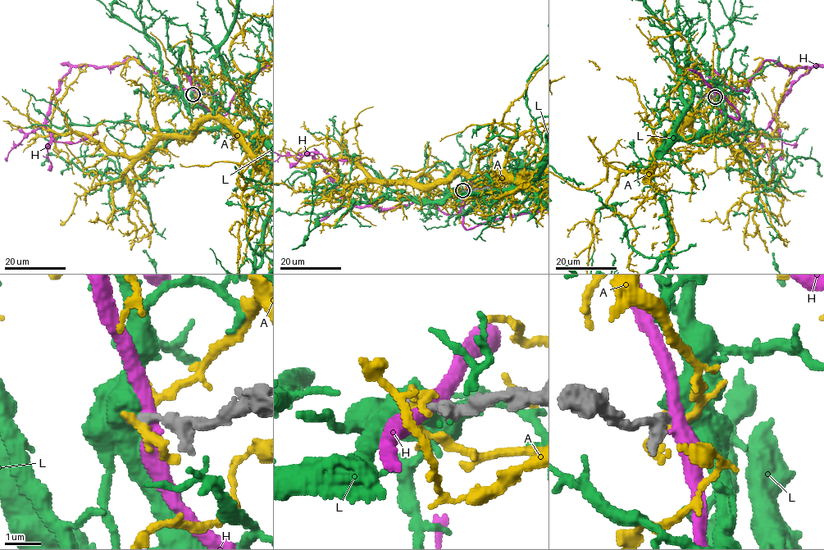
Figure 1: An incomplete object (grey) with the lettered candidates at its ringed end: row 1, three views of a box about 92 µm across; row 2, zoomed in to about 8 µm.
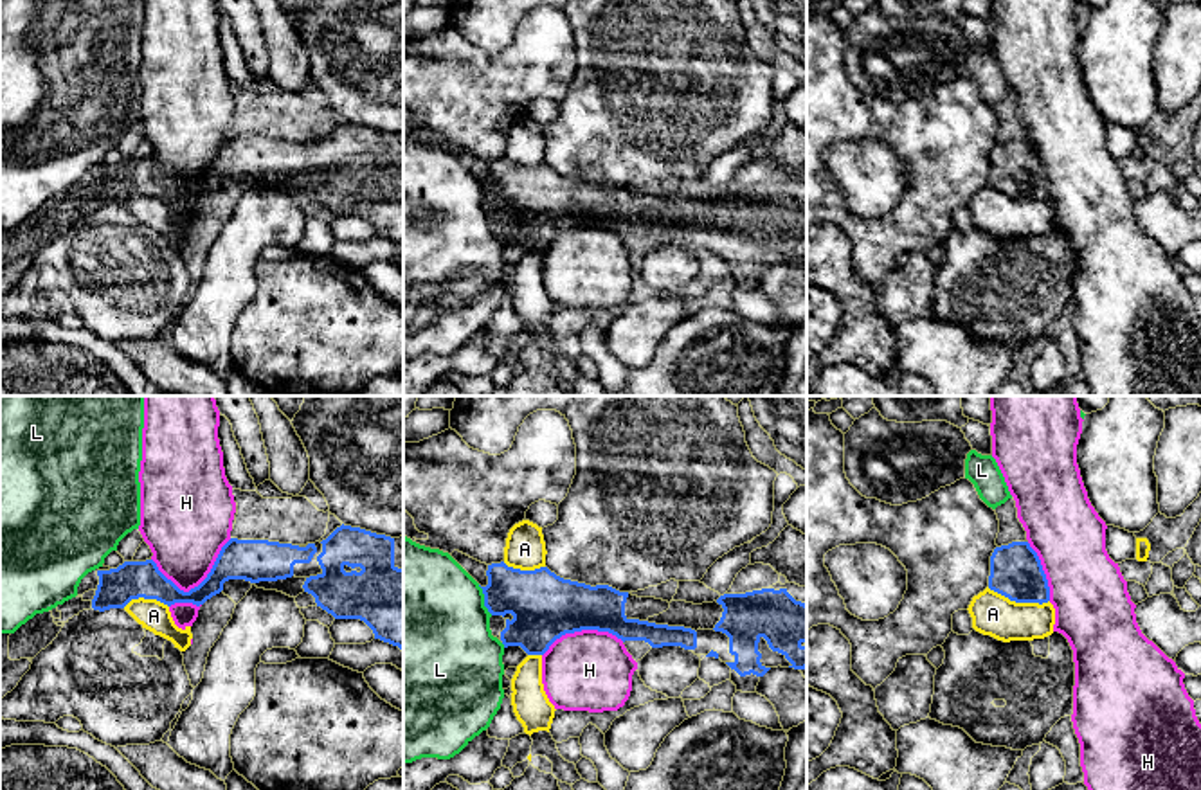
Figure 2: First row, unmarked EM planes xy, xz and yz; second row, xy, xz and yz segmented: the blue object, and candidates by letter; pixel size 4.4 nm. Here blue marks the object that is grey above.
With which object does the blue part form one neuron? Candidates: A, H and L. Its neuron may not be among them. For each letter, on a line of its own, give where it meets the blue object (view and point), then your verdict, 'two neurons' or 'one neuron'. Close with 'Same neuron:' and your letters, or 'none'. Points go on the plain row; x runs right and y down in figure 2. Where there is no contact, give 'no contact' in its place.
A: meets blue in yz at (1018, 198); two neurons
H: meets blue in xy at (198, 182); two neurons
L: meets blue in xz at (485, 197); two neurons
Same neuron: none

